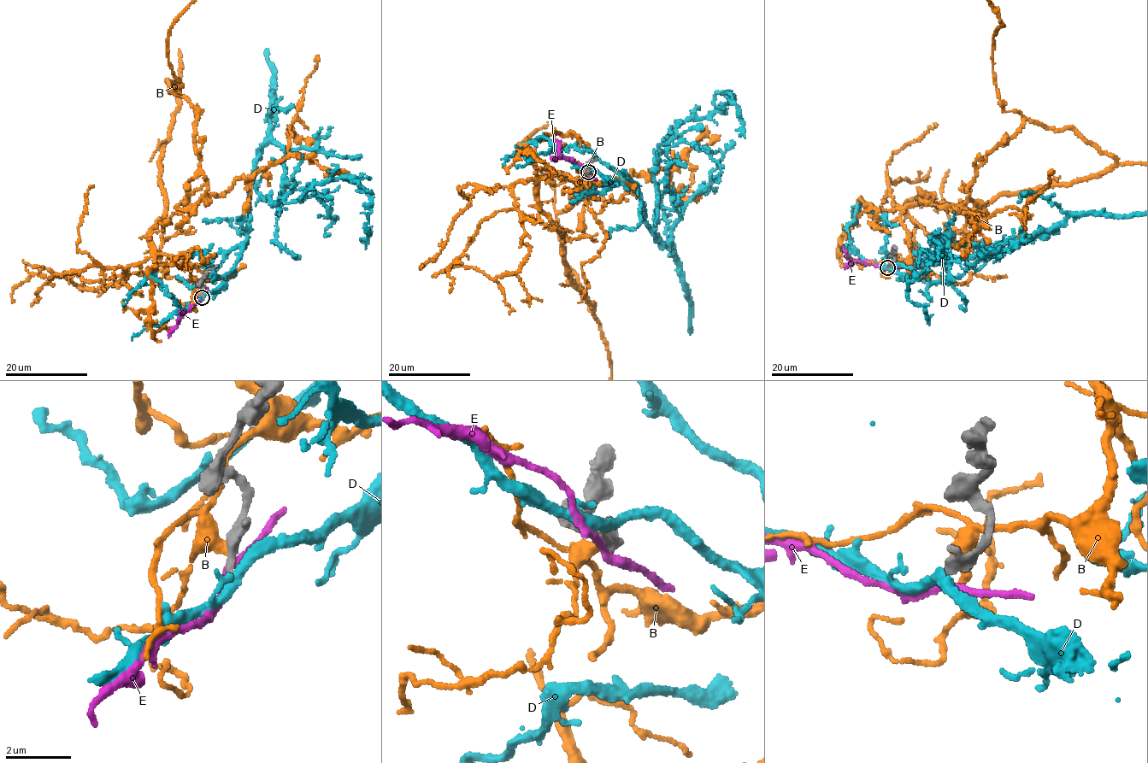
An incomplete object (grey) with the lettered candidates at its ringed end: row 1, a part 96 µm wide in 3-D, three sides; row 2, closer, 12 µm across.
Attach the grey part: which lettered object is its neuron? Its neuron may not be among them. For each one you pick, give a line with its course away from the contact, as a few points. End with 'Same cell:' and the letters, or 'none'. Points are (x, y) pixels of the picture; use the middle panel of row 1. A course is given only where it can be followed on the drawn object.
Same cell: none

